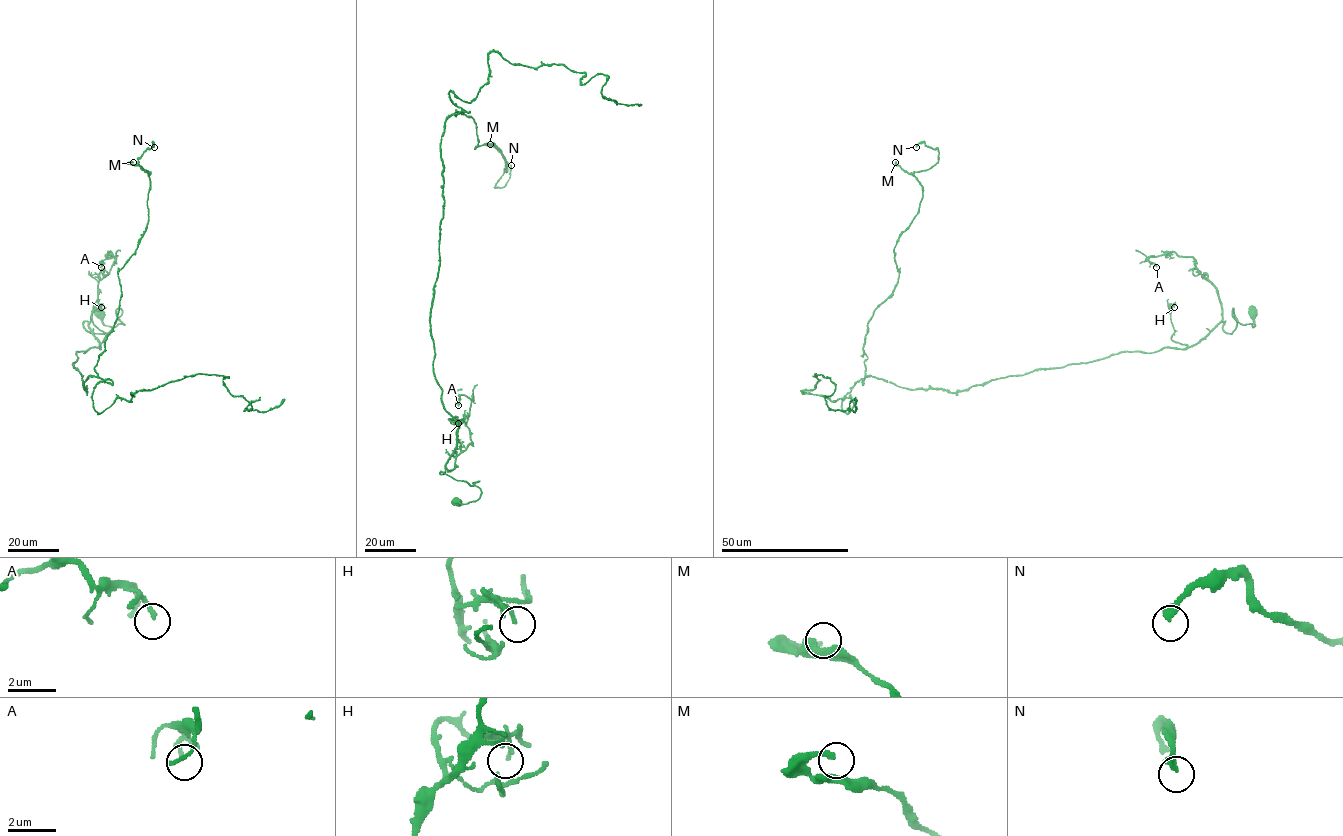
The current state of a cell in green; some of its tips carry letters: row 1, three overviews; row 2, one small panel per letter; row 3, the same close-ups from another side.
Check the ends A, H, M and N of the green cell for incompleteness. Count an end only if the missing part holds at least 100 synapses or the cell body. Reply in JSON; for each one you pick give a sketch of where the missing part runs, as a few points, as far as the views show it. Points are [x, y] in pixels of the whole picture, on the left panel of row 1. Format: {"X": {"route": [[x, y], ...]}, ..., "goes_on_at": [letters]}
{"goes_on_at": []}

